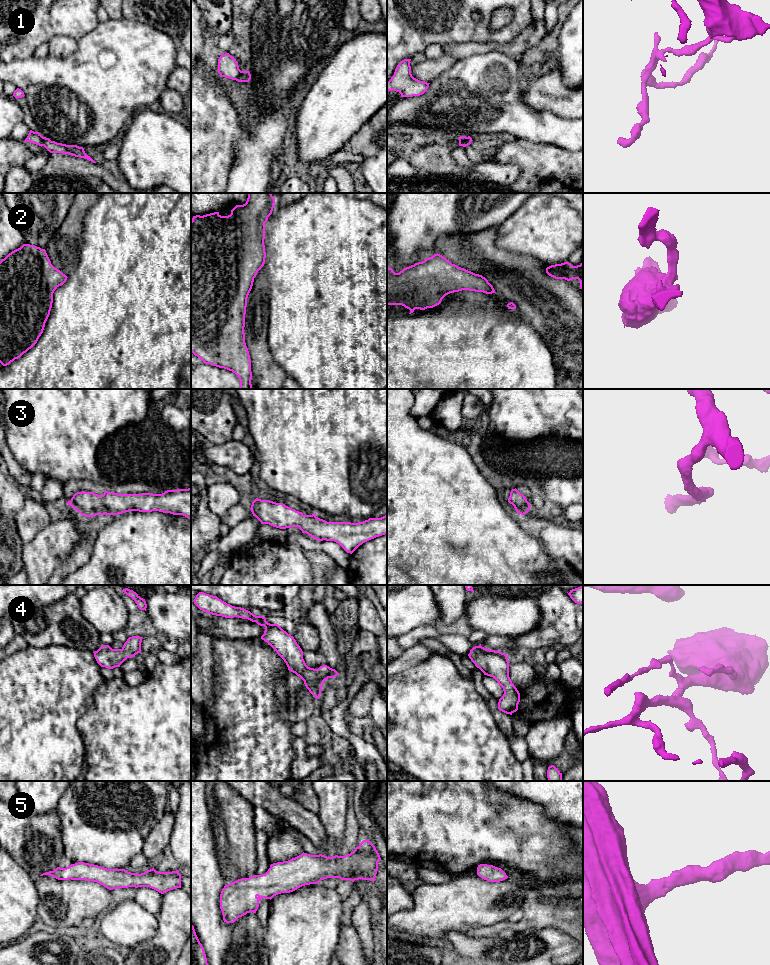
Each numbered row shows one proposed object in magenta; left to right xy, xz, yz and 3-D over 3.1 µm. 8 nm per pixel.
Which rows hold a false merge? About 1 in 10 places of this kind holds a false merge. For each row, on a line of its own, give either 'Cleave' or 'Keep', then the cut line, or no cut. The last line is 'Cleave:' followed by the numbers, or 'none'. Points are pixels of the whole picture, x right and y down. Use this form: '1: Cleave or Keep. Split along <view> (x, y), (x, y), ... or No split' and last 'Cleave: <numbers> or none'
1: Cleave. Split along xy (42, 137), (44, 145)
2: Keep. No split
3: Keep. No split
4: Keep. No split
5: Keep. No split
Cleave: 1

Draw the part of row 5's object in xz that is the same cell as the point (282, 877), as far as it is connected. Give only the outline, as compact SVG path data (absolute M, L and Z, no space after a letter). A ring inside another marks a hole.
M363 840L353 852L345 856L327 857L322 854L310 855L303 852L288 861L273 863L265 874L238 879L224 886L220 894L220 909L223 920L226 923L234 923L239 917L247 913L256 913L262 898L271 900L278 894L290 893L302 886L317 884L327 878L340 878L352 882L362 879L374 882L380 860L375 846L369 840Z

